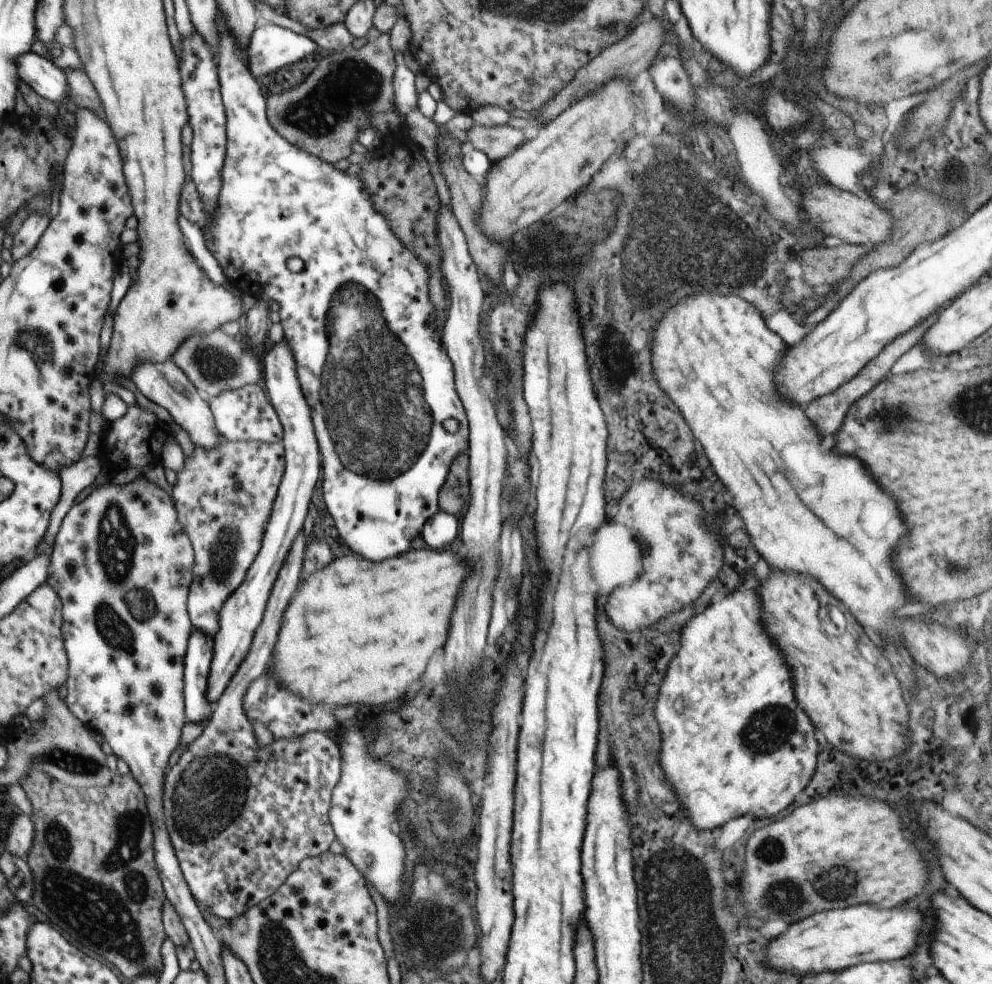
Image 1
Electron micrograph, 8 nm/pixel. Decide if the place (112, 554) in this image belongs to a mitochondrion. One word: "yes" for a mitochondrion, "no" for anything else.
yes

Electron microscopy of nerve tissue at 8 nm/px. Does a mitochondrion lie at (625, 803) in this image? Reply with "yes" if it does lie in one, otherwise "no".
no

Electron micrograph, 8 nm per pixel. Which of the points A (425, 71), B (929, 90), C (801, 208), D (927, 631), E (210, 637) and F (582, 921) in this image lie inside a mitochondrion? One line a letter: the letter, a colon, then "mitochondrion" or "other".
A: other
B: other
C: other
D: other
E: other
F: other

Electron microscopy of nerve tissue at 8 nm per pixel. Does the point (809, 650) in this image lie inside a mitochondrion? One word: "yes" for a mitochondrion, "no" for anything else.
no

